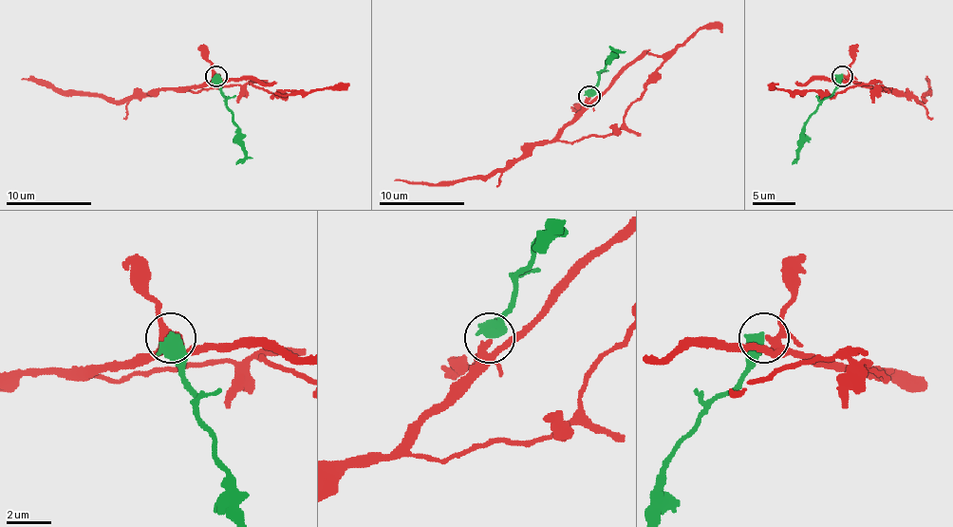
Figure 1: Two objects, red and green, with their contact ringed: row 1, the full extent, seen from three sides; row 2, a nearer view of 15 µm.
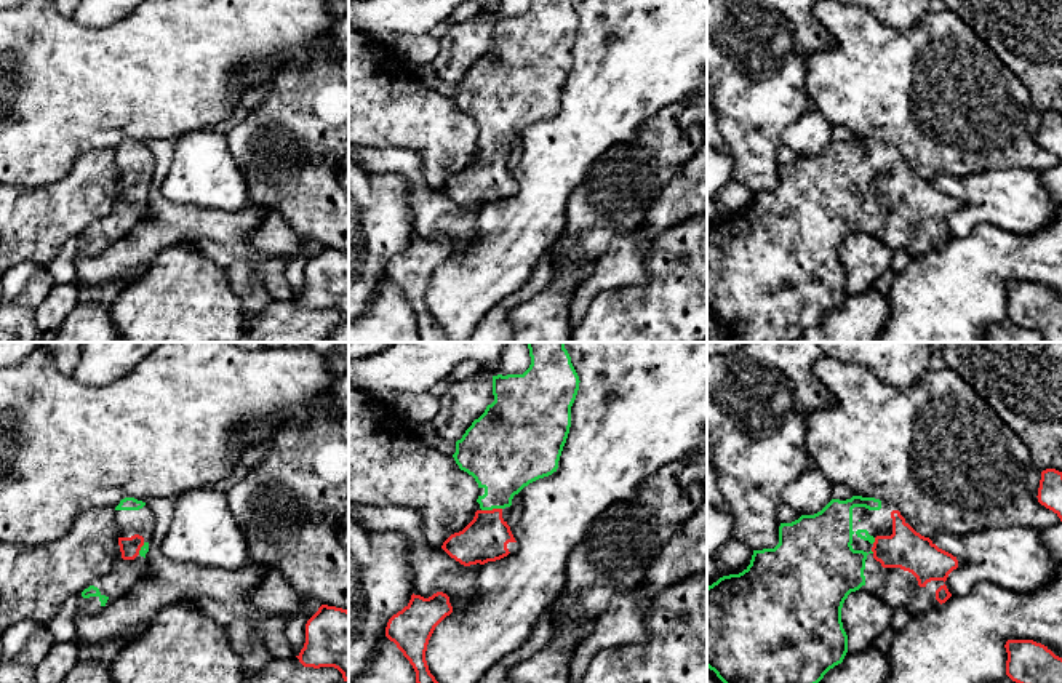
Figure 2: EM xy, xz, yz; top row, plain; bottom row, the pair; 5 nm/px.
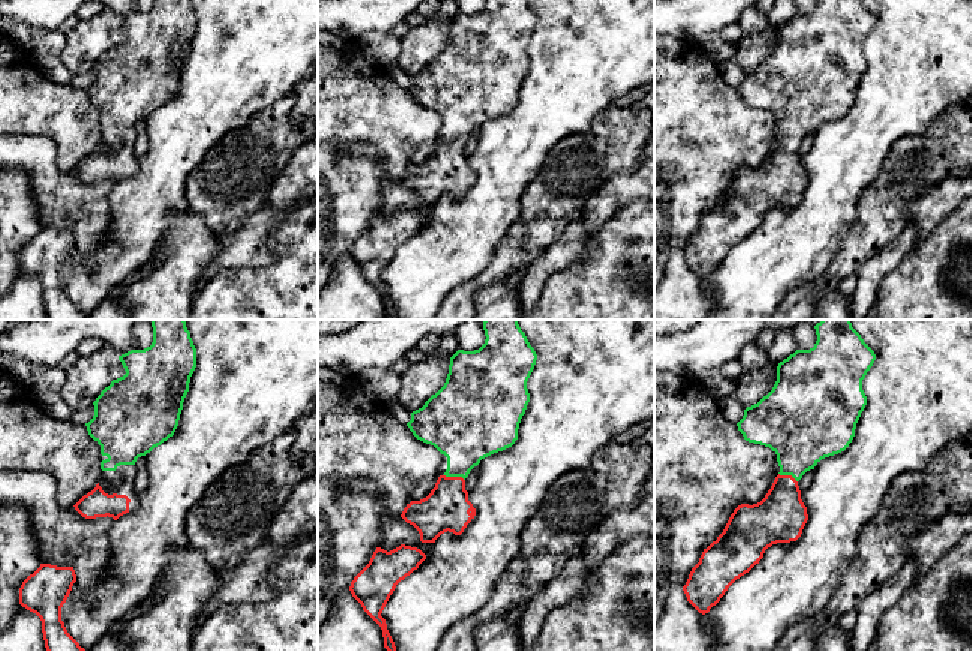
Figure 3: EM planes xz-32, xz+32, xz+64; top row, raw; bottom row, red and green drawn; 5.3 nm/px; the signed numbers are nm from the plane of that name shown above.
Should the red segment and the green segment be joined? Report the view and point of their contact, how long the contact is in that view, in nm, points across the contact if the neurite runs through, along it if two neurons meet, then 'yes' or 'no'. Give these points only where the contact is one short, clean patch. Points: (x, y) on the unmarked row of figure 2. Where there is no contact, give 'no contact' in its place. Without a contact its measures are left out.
xz (493, 151) | 110 nm | yes

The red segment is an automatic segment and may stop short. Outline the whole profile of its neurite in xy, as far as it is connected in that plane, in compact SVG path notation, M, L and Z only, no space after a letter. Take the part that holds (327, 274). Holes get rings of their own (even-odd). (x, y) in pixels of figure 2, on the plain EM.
M321 246L305 266L305 285L296 299L304 309L334 309L349 323L349 253Z

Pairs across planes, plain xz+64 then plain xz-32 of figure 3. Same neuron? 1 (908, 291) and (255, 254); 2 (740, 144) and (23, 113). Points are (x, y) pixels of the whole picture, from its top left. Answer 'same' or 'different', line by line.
1: different
2: same

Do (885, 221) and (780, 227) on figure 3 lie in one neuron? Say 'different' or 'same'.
different

